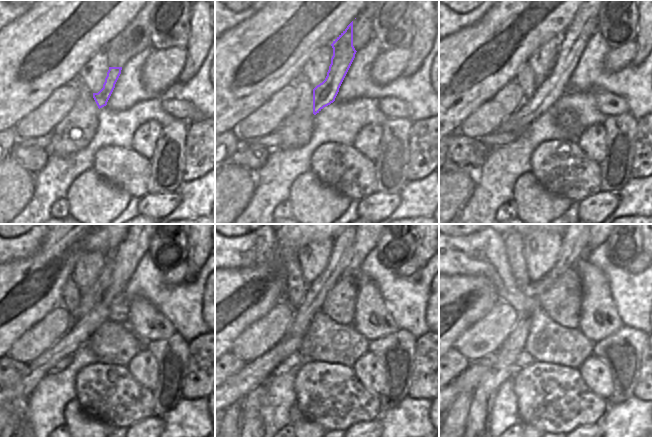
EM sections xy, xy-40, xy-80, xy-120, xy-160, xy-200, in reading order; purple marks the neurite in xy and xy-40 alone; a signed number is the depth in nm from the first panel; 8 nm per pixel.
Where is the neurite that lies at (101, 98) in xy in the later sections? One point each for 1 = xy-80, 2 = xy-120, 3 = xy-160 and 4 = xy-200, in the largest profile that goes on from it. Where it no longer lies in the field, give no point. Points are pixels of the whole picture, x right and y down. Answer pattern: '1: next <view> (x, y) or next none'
1: next xy-80 (574, 39)
2: next xy-120 (126, 257)
3: next xy-160 (254, 374)
4: next xy-200 (466, 382)

